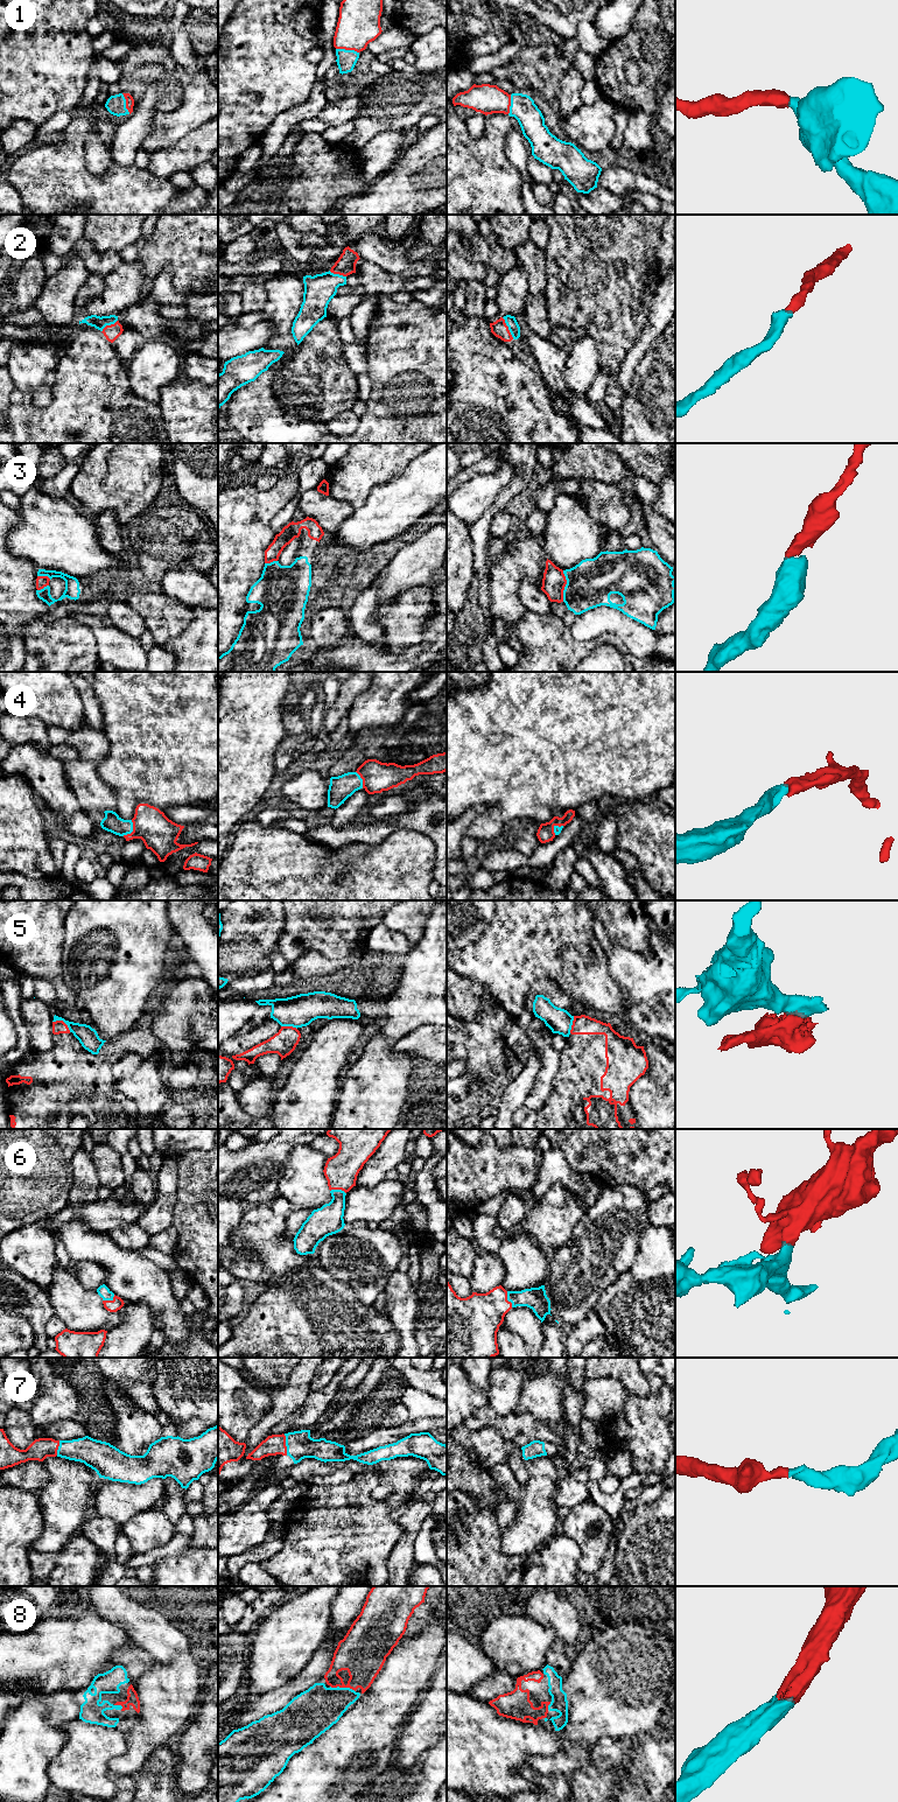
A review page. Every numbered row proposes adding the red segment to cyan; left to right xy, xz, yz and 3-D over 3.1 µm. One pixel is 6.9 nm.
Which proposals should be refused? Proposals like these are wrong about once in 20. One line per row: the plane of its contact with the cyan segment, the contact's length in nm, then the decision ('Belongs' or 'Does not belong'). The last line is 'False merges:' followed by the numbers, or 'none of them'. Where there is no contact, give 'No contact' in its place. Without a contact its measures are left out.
1: Touches cyan in xz. Shared border 160 nm. Belongs
2: Touches cyan in yz. Shared border 170 nm. Belongs
3: Touches cyan in yz. Shared border 220 nm. Belongs
4: Touches cyan in xy. Shared border 130 nm. Belongs
5: Touches cyan in xy. Shared border 150 nm. Does not belong
6: Touches cyan in xy. Shared border 100 nm. Belongs
7: Touches cyan in xz. Shared border 150 nm. Belongs
8: Touches cyan in xz. Shared border 180 nm. Belongs
False merges: 5

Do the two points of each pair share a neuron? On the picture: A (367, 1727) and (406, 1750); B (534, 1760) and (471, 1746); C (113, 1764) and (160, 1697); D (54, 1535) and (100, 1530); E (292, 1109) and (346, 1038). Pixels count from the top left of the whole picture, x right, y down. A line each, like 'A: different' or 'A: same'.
A: different
B: different
C: same
D: different
E: same

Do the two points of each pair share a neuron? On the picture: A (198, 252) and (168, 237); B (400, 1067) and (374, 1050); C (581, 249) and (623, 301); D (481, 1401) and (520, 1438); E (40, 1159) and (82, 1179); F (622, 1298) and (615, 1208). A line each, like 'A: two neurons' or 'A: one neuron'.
A: one neuron
B: one neuron
C: one neuron
D: two neurons
E: two neurons
F: two neurons

